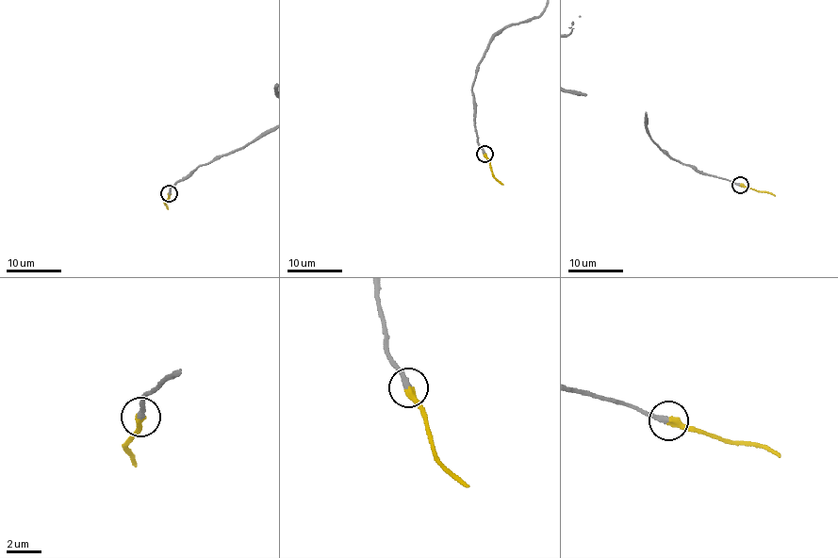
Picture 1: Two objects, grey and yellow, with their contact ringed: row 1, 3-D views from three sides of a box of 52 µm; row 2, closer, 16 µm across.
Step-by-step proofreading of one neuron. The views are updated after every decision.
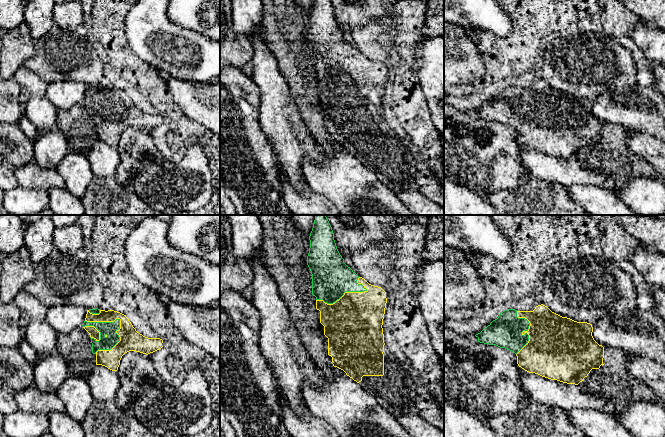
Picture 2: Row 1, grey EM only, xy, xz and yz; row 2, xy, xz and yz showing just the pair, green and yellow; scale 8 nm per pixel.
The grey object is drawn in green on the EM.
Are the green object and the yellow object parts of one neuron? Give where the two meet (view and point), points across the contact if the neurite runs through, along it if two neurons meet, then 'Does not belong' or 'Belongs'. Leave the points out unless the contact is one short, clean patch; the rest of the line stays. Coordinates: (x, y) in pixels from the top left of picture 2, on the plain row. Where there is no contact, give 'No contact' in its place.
Touches green at xy (112, 98). Belongs

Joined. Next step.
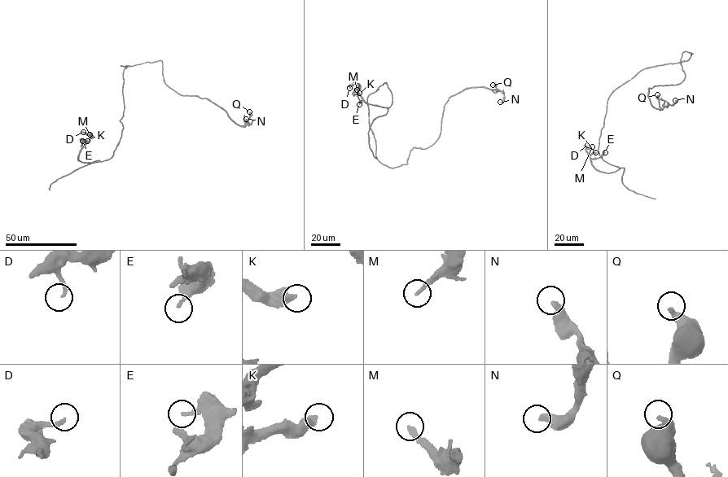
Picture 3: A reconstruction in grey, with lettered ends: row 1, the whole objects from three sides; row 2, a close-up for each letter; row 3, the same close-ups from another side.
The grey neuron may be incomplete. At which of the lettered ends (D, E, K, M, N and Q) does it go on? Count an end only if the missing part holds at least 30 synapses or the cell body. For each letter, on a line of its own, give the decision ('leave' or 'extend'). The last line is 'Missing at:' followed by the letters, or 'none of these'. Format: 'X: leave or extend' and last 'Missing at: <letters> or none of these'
D: leave
E: leave
K: leave
M: leave
N: leave
Q: leave
Missing at: none of these

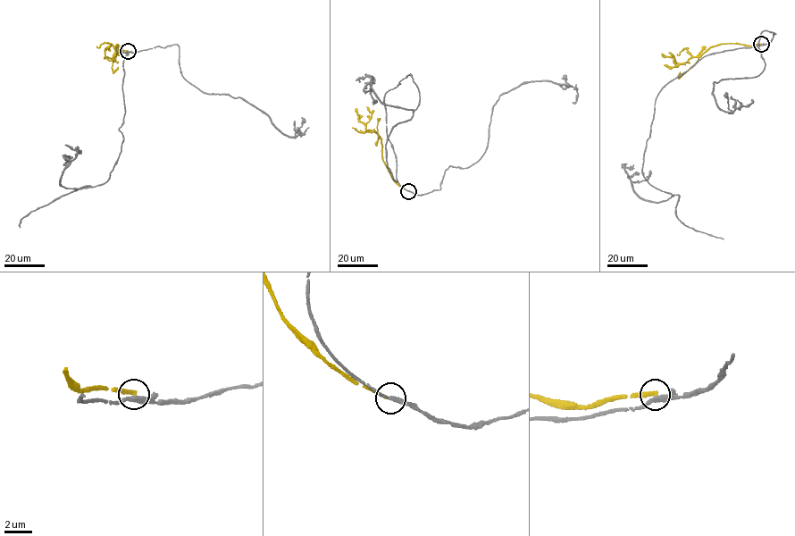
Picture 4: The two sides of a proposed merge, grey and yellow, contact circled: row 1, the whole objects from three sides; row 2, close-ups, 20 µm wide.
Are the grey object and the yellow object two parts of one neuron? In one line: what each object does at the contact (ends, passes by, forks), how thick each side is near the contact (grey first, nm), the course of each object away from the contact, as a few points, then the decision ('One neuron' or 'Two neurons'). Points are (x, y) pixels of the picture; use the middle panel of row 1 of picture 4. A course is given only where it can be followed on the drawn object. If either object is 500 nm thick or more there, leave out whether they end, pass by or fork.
At the ring grey passes by. At the ring yellow ends. Thickness 320 nm (grey) against 260 nm. Course of grey: (408, 190), (397, 180), (383, 99), (411, 73), (419, 104), (410, 120), (394, 126), (386, 144), (397, 181). Course of yellow: (408, 190), (392, 179), (383, 160), (380, 138), (374, 129), (368, 131), (358, 120), (356, 108). Two neurons

